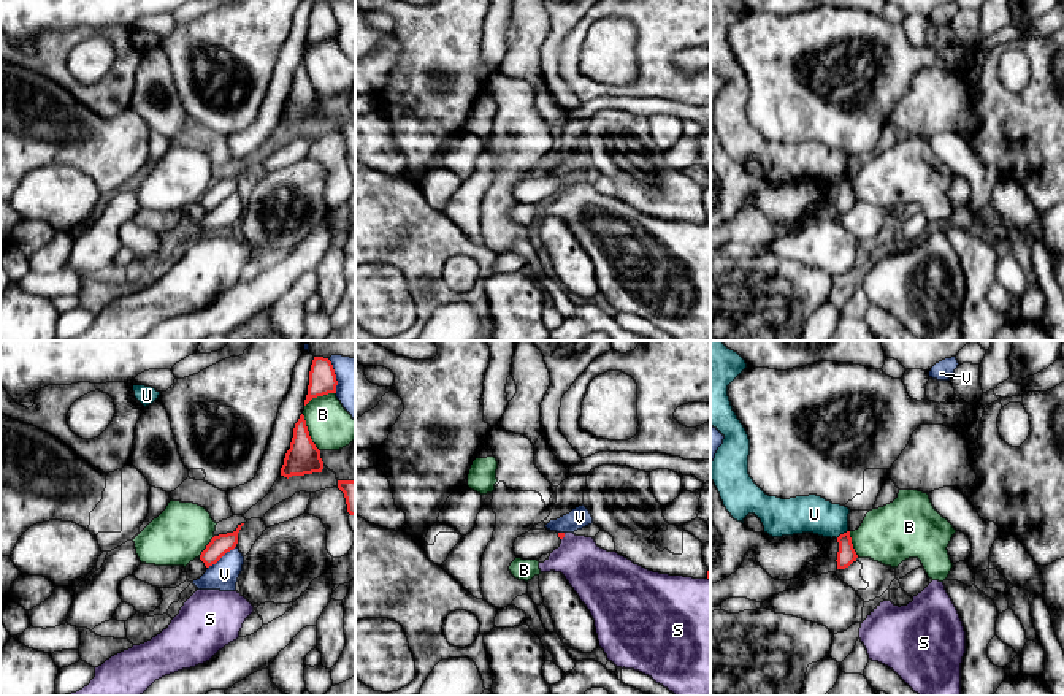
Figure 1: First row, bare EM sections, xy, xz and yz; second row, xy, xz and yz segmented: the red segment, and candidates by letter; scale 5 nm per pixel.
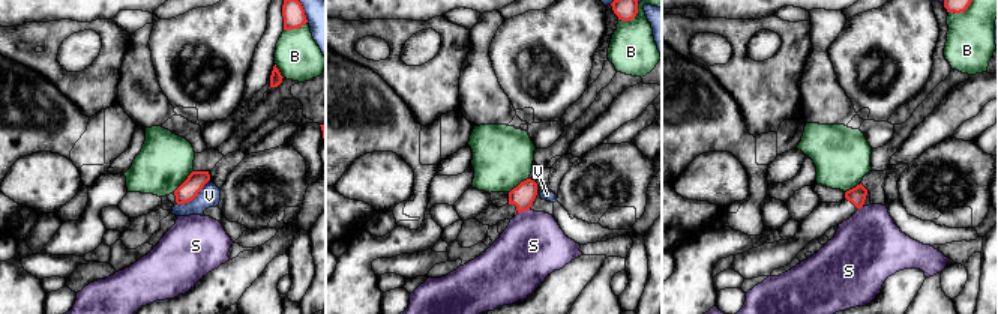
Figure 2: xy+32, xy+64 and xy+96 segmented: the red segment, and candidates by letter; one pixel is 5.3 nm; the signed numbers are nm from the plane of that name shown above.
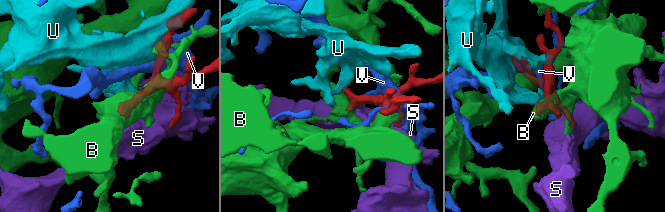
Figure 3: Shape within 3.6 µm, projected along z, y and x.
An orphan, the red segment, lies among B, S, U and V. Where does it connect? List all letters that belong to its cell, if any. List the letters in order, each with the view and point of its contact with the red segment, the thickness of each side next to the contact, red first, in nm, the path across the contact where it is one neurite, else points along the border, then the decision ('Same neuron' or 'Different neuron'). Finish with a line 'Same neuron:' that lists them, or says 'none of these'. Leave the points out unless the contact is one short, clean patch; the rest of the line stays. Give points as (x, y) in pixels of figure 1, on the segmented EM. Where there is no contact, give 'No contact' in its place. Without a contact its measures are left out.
B: Touches red at xy (308, 433). Thickness 170 nm (red) against 220 nm. Different neuron
S: Touches red at xz (563, 536). Thickness 30 nm (red) against 260 nm. Different neuron
U: Touches red at yz (841, 535). Thickness 90 nm (red) against 190 nm. Boundary: yz (847, 530), (836, 538). Different neuron
V: Touches red at xy (221, 557). Thickness 100 nm (red) against 150 nm. Different neuron
Same neuron: none of these

